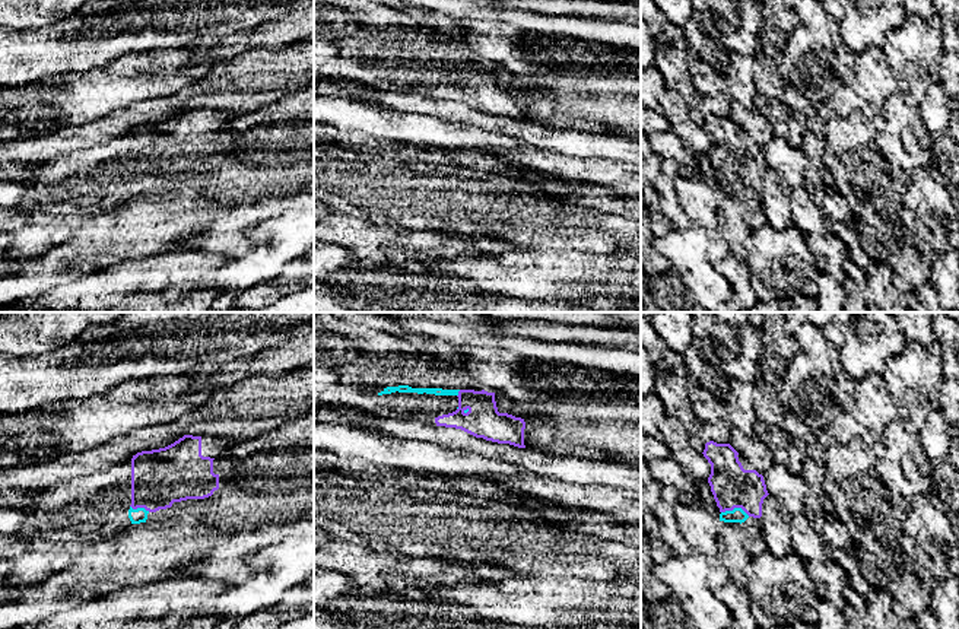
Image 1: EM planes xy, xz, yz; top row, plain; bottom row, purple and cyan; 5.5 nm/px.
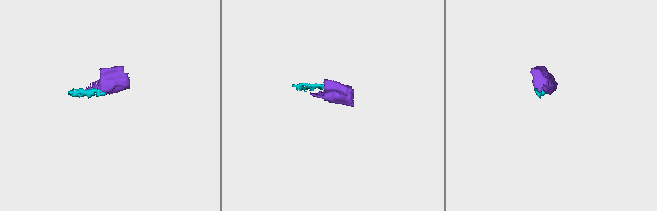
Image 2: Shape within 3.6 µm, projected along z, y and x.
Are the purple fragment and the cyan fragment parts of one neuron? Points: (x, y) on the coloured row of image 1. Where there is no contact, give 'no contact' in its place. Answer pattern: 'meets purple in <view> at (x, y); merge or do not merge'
meets purple in yz at (736, 507); merge

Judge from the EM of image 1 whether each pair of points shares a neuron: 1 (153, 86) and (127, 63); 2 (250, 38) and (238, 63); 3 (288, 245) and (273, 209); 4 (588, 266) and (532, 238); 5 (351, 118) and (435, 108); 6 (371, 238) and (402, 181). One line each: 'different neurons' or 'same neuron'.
1: same neuron
2: different neurons
3: different neurons
4: different neurons
5: different neurons
6: different neurons

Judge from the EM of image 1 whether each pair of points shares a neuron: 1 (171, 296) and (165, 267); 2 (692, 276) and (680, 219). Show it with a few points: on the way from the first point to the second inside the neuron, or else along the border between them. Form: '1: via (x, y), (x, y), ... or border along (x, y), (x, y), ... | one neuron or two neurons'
1: border along (186, 283), (168, 288), (161, 295) | two neurons
2: border along (691, 224), (686, 228), (673, 228) | two neurons

